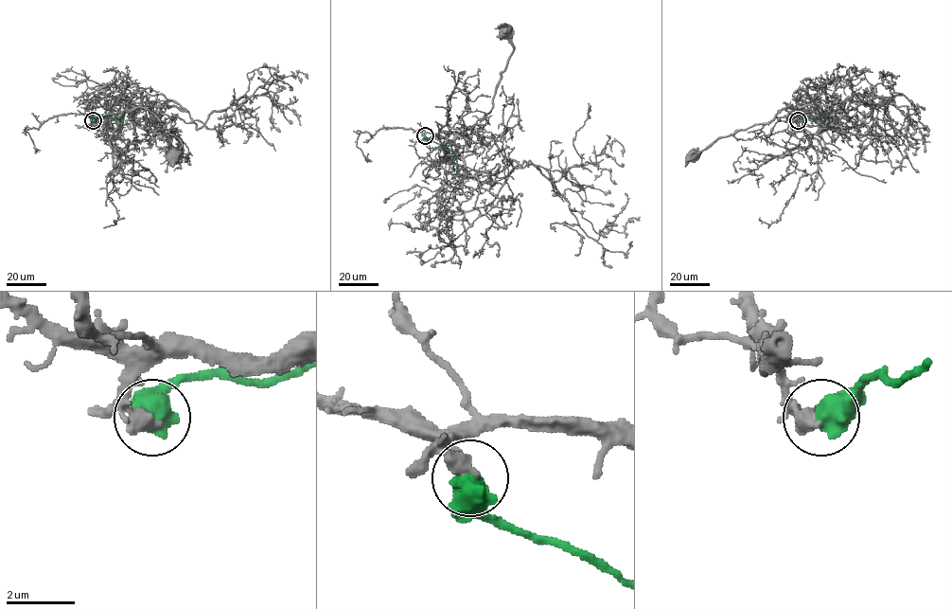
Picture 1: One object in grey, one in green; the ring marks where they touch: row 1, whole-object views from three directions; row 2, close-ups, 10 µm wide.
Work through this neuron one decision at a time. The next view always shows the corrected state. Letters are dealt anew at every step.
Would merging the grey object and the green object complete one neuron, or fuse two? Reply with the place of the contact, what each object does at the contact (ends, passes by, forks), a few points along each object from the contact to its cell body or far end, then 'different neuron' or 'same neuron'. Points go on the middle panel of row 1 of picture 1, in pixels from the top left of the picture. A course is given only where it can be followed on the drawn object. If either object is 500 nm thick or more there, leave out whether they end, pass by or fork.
place (425, 135); course grey (425, 135), (434, 133), (452, 140), (487, 114), (492, 107), (501, 73), (513, 49), (504, 30); course green (425, 135), (454, 153), (454, 171); different neuron

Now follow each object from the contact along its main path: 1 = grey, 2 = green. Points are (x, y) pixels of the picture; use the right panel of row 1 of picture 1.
1: (797, 120), (795, 116), (802, 115), (784, 107), (768, 122), (721, 136), (692, 154)
2: (798, 120), (804, 116), (816, 118), (833, 129)

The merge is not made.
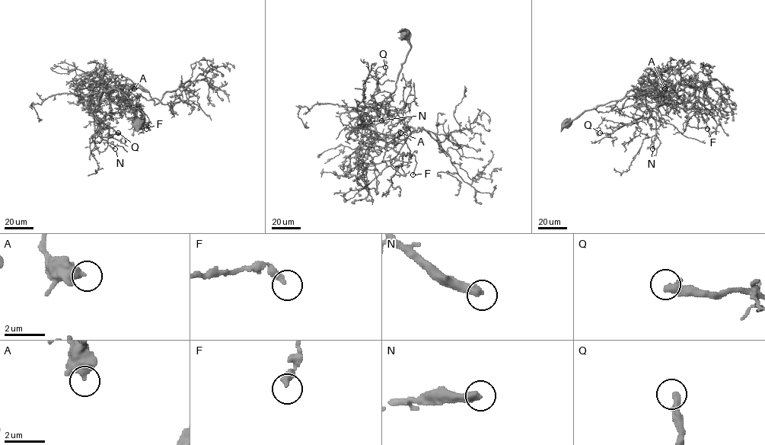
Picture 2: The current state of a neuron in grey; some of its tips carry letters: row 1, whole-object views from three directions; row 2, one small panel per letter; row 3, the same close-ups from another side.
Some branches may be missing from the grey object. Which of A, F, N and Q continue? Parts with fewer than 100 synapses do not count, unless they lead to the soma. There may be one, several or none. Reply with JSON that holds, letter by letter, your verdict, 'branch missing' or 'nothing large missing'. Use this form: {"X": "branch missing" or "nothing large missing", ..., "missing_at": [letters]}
{"A": "nothing large missing", "F": "nothing large missing", "N": "branch missing", "Q": "nothing large missing", "missing_at": ["N"]}

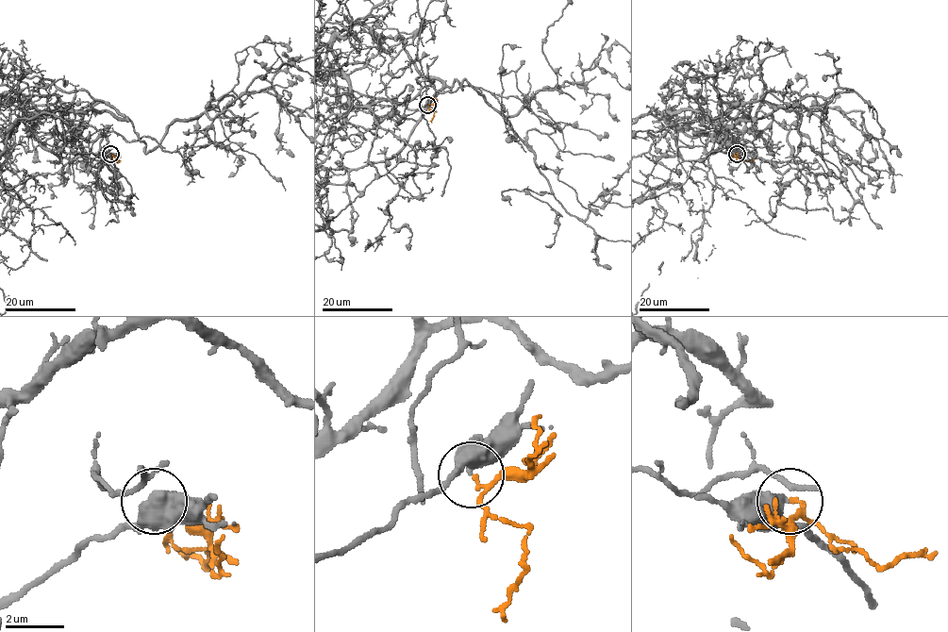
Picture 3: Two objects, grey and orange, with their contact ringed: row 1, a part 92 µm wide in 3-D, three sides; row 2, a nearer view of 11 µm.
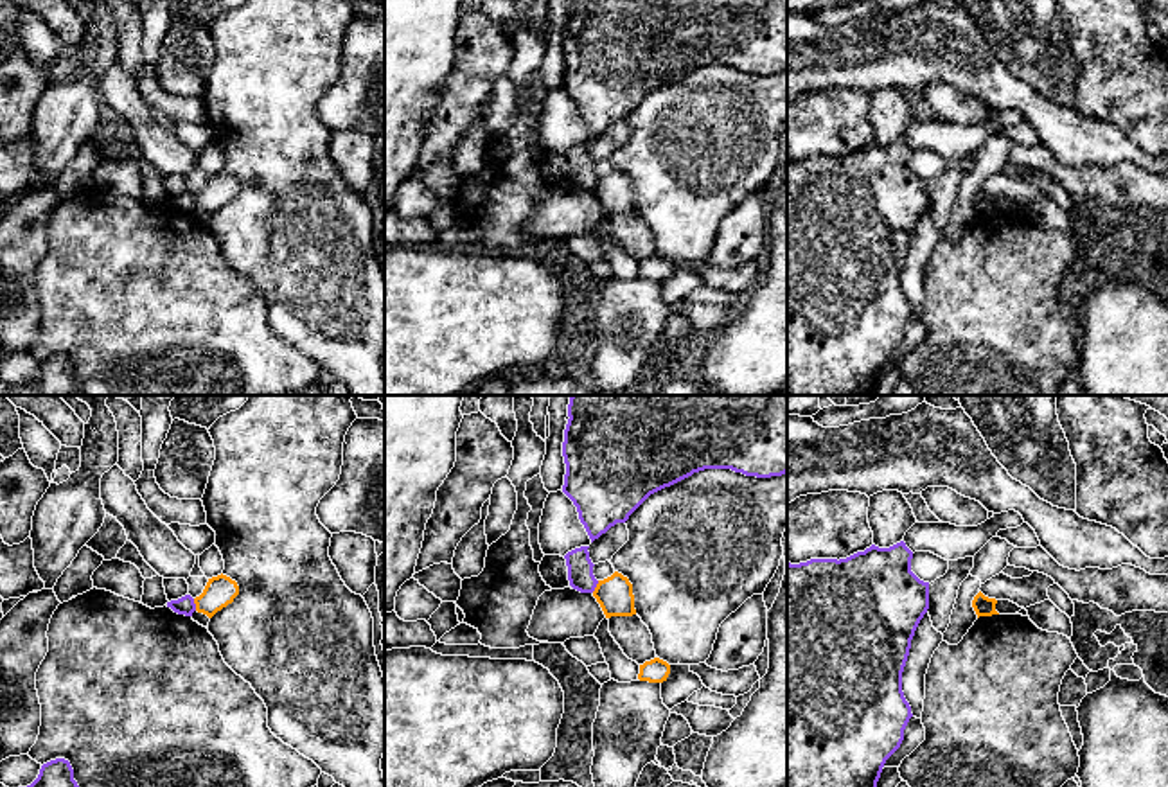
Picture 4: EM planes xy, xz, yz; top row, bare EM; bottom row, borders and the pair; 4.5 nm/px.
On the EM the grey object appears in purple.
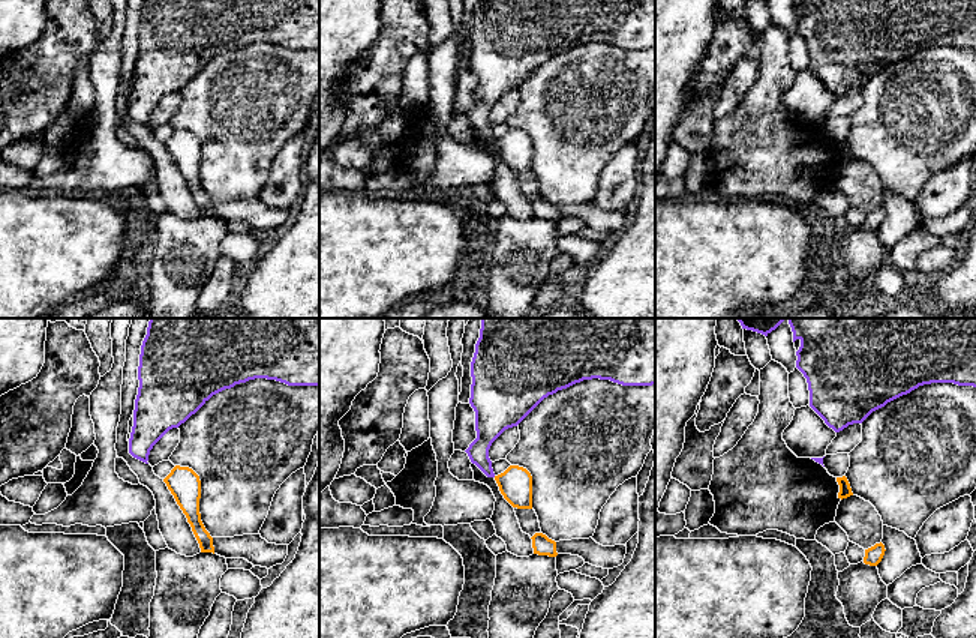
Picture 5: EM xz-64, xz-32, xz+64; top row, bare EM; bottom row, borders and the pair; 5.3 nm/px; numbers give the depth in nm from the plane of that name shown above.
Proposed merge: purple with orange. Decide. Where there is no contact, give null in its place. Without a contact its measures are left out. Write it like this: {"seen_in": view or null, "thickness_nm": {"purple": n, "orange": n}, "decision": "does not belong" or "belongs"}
{"seen_in": "xy", "thickness_nm": {"purple": 80, "orange": 140}, "decision": "does not belong"}

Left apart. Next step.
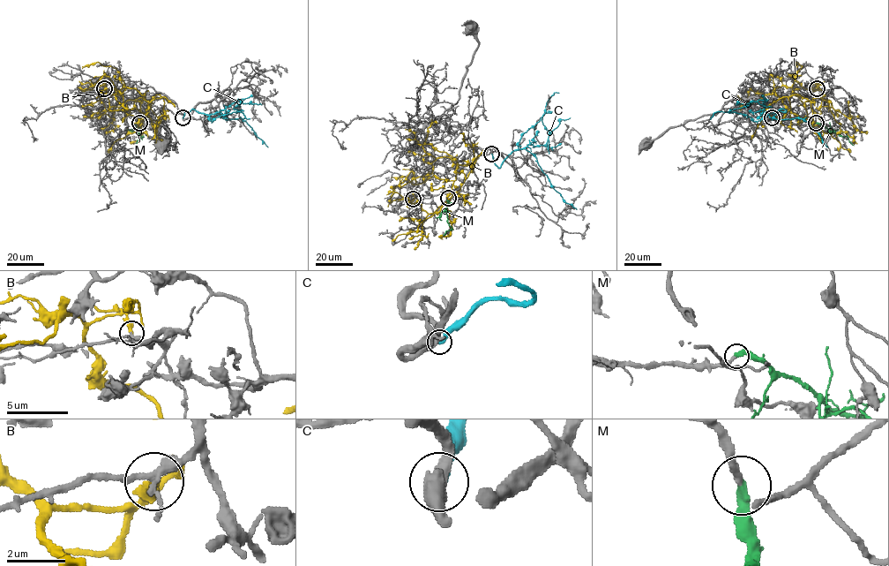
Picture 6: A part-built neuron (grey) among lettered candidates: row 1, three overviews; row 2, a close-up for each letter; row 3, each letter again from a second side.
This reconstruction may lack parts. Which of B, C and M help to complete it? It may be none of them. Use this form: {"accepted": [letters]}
{"accepted": ["M"]}

